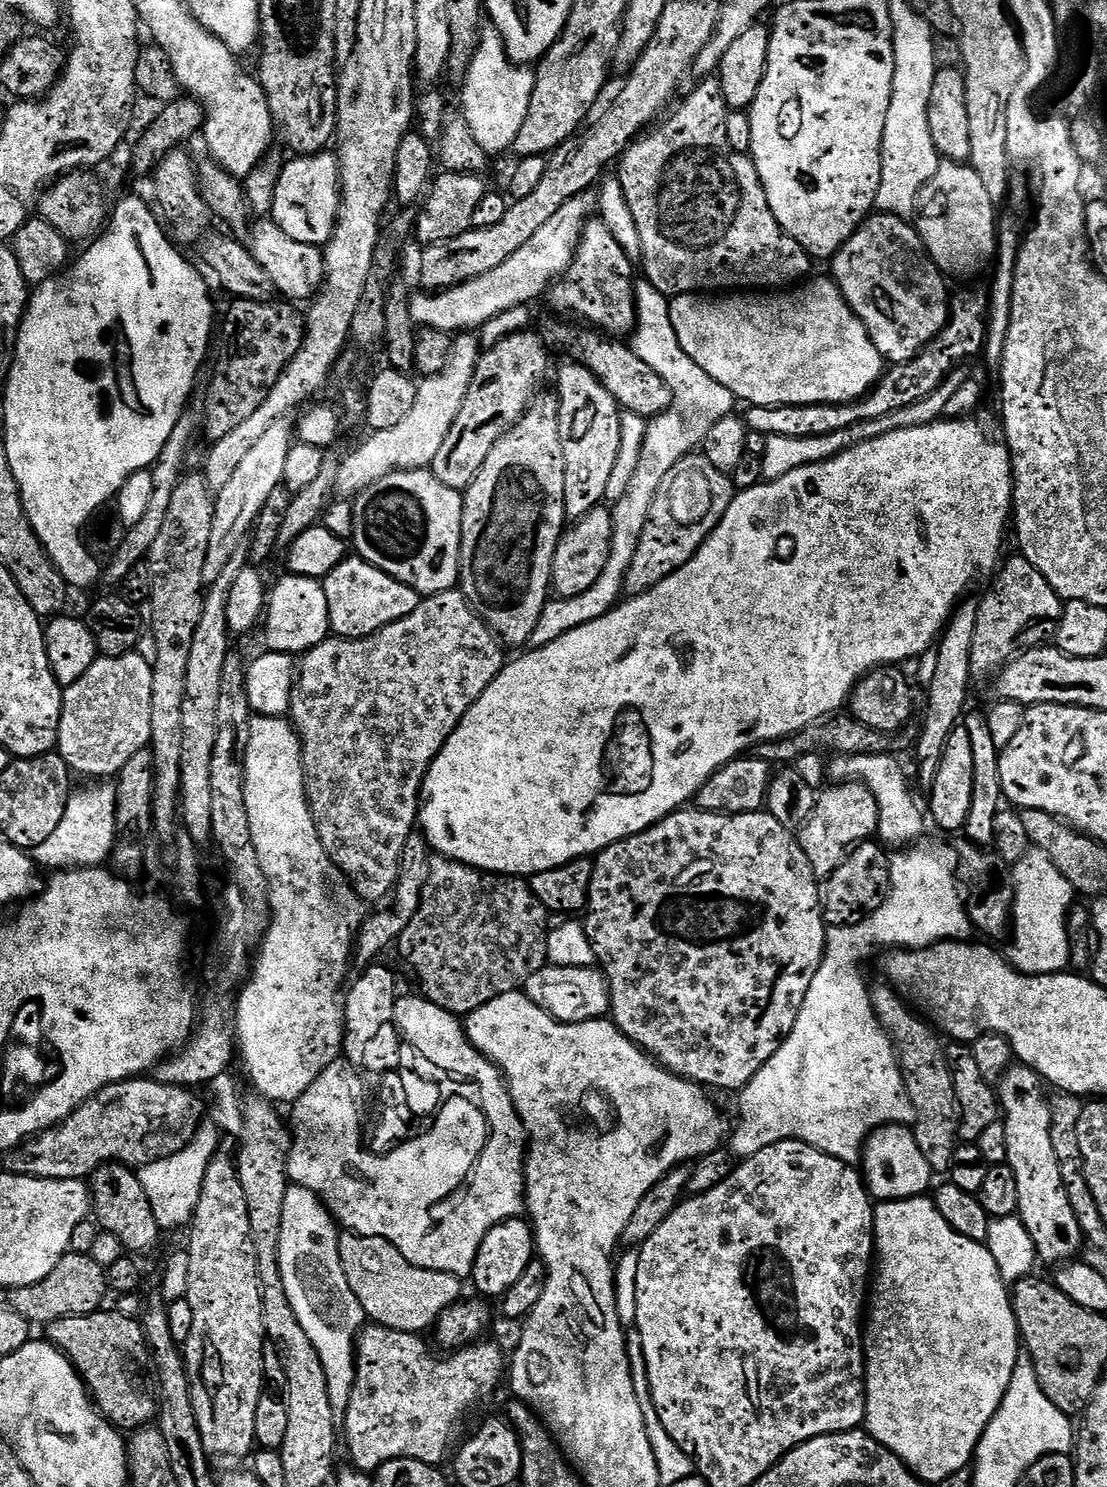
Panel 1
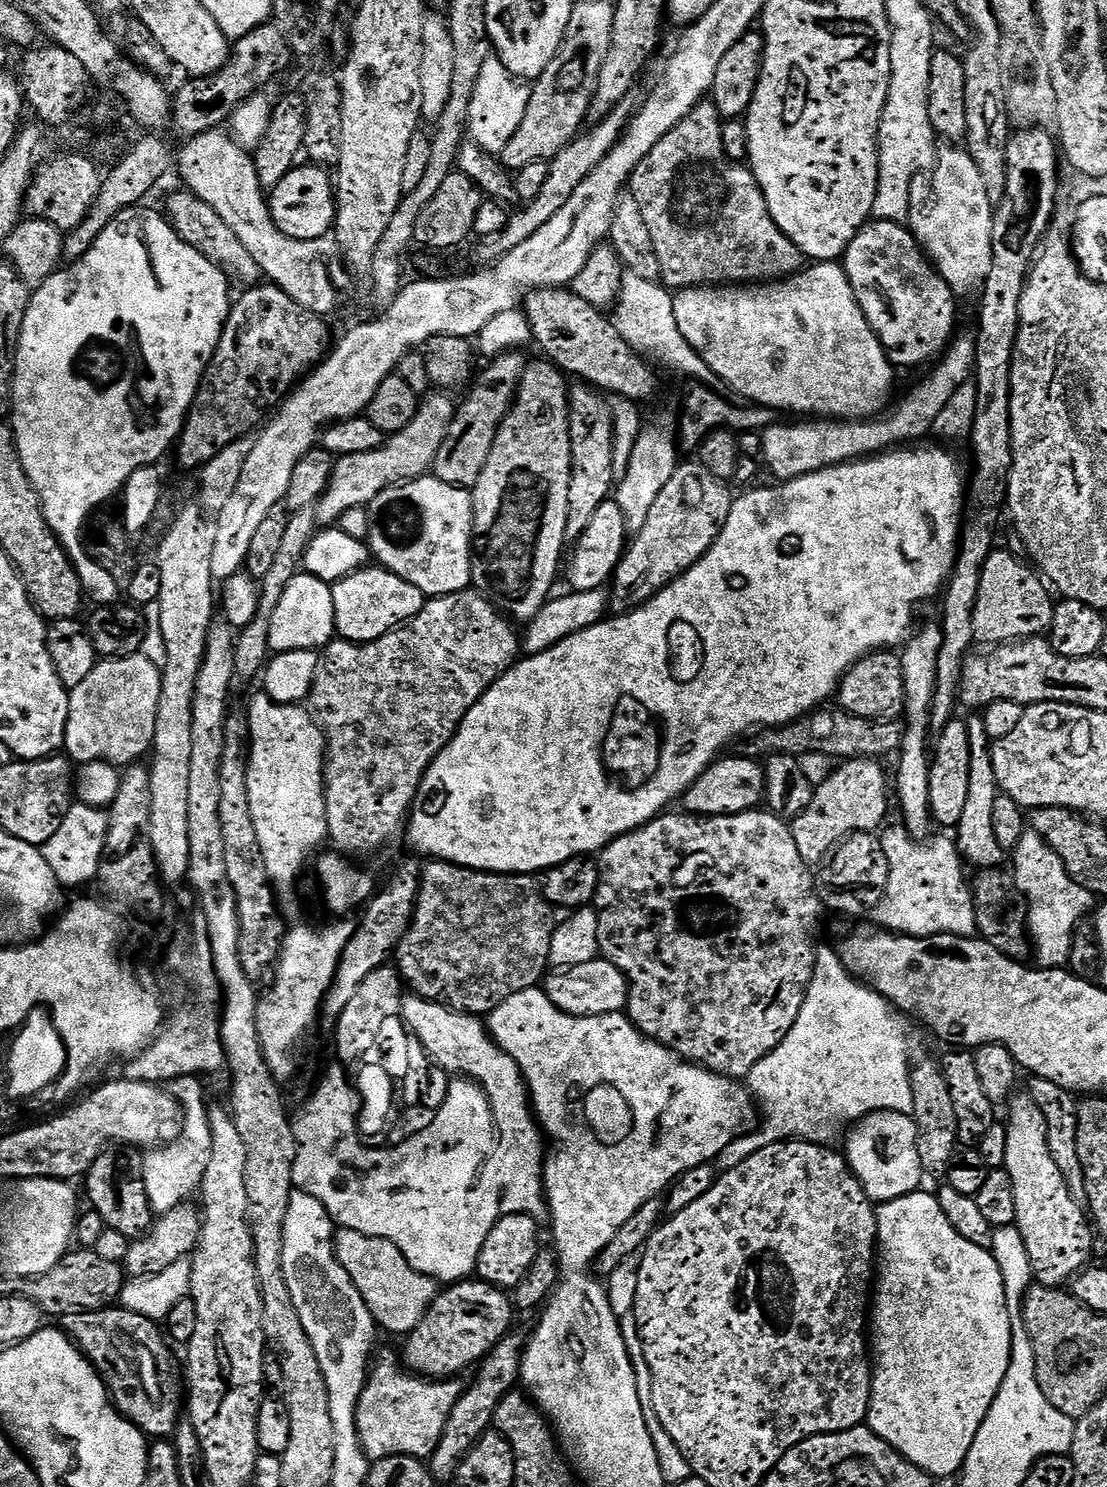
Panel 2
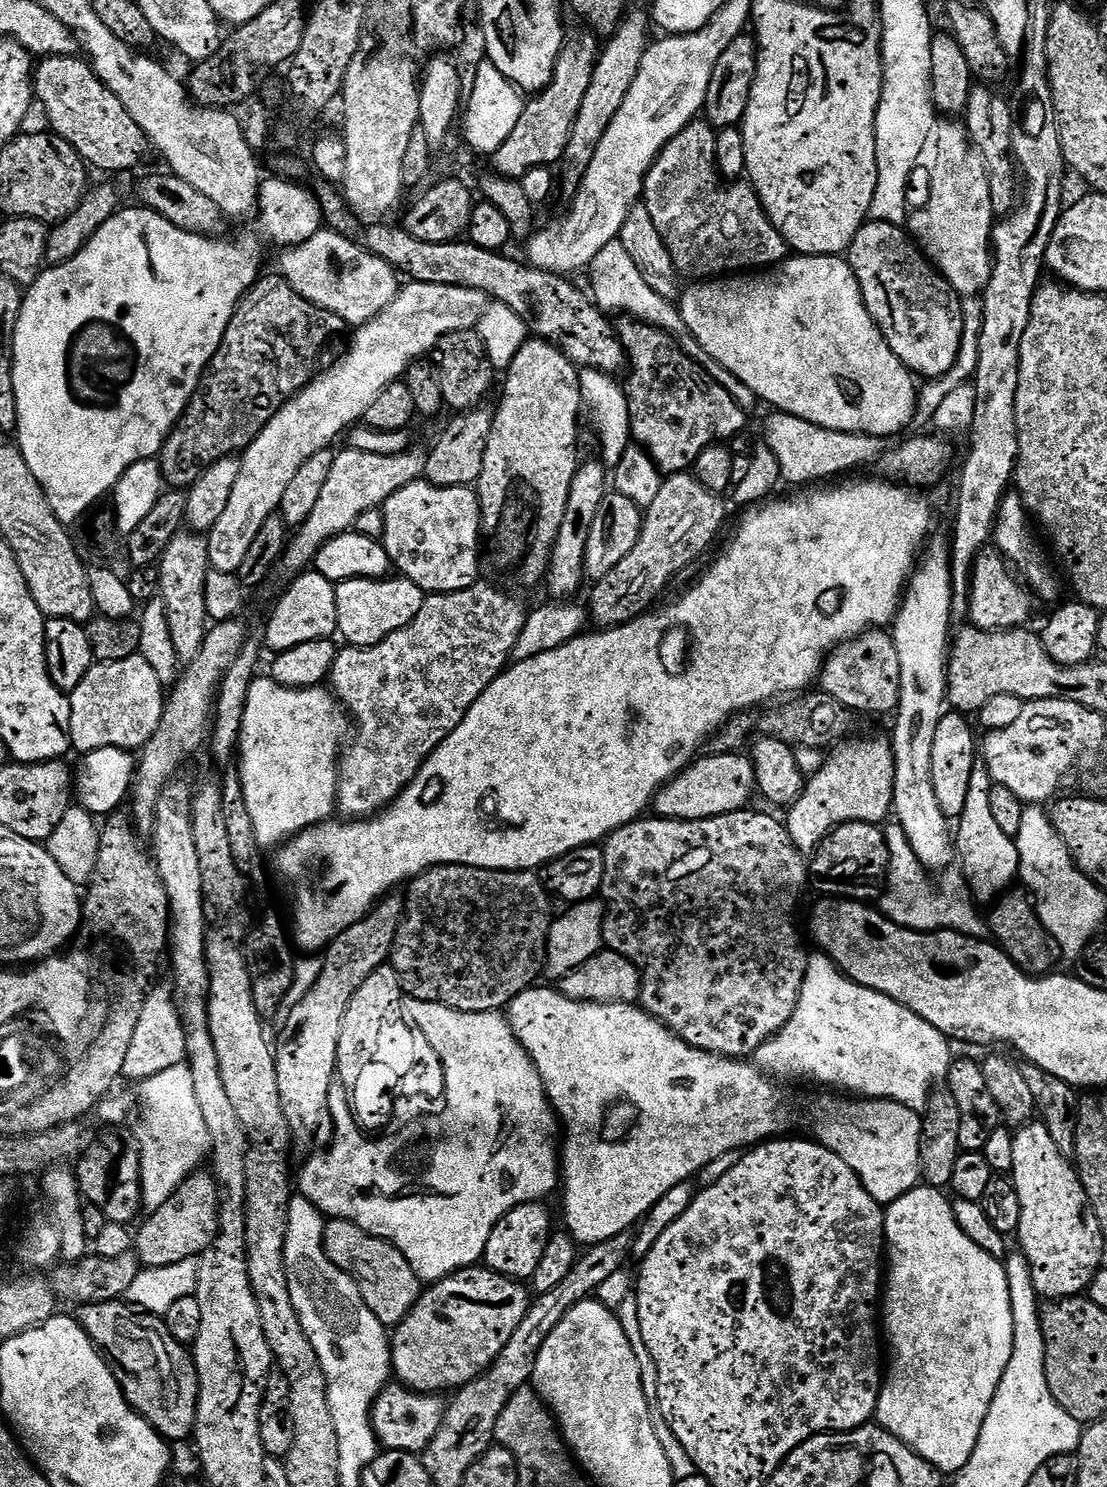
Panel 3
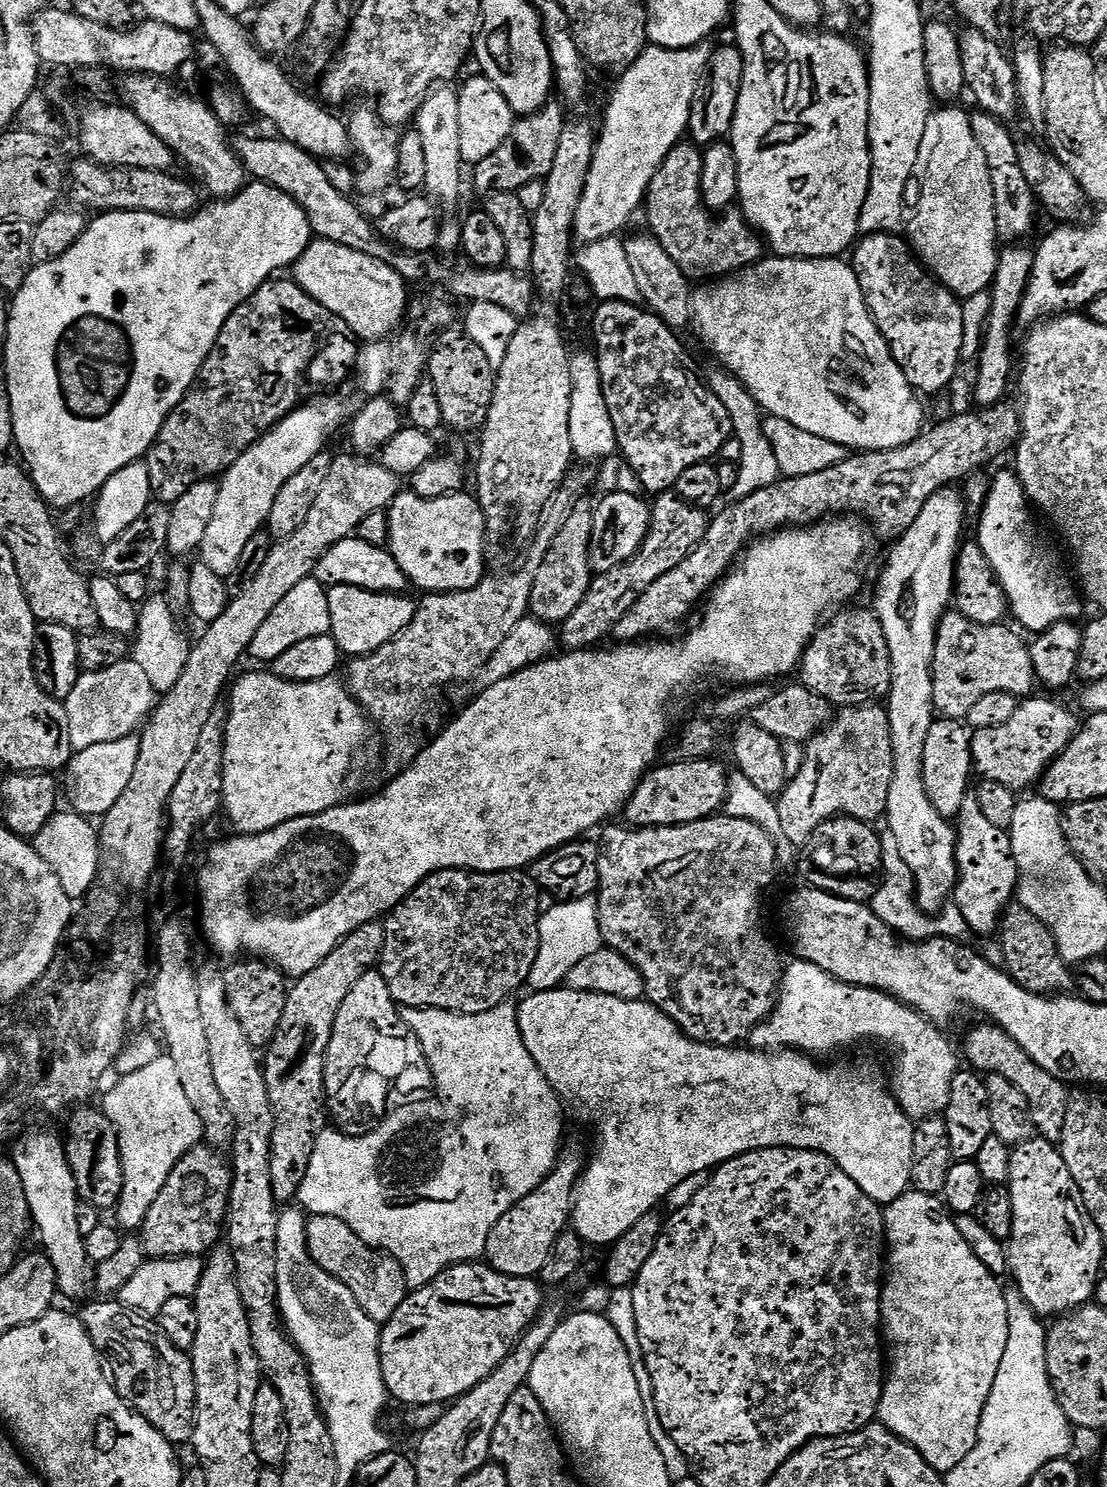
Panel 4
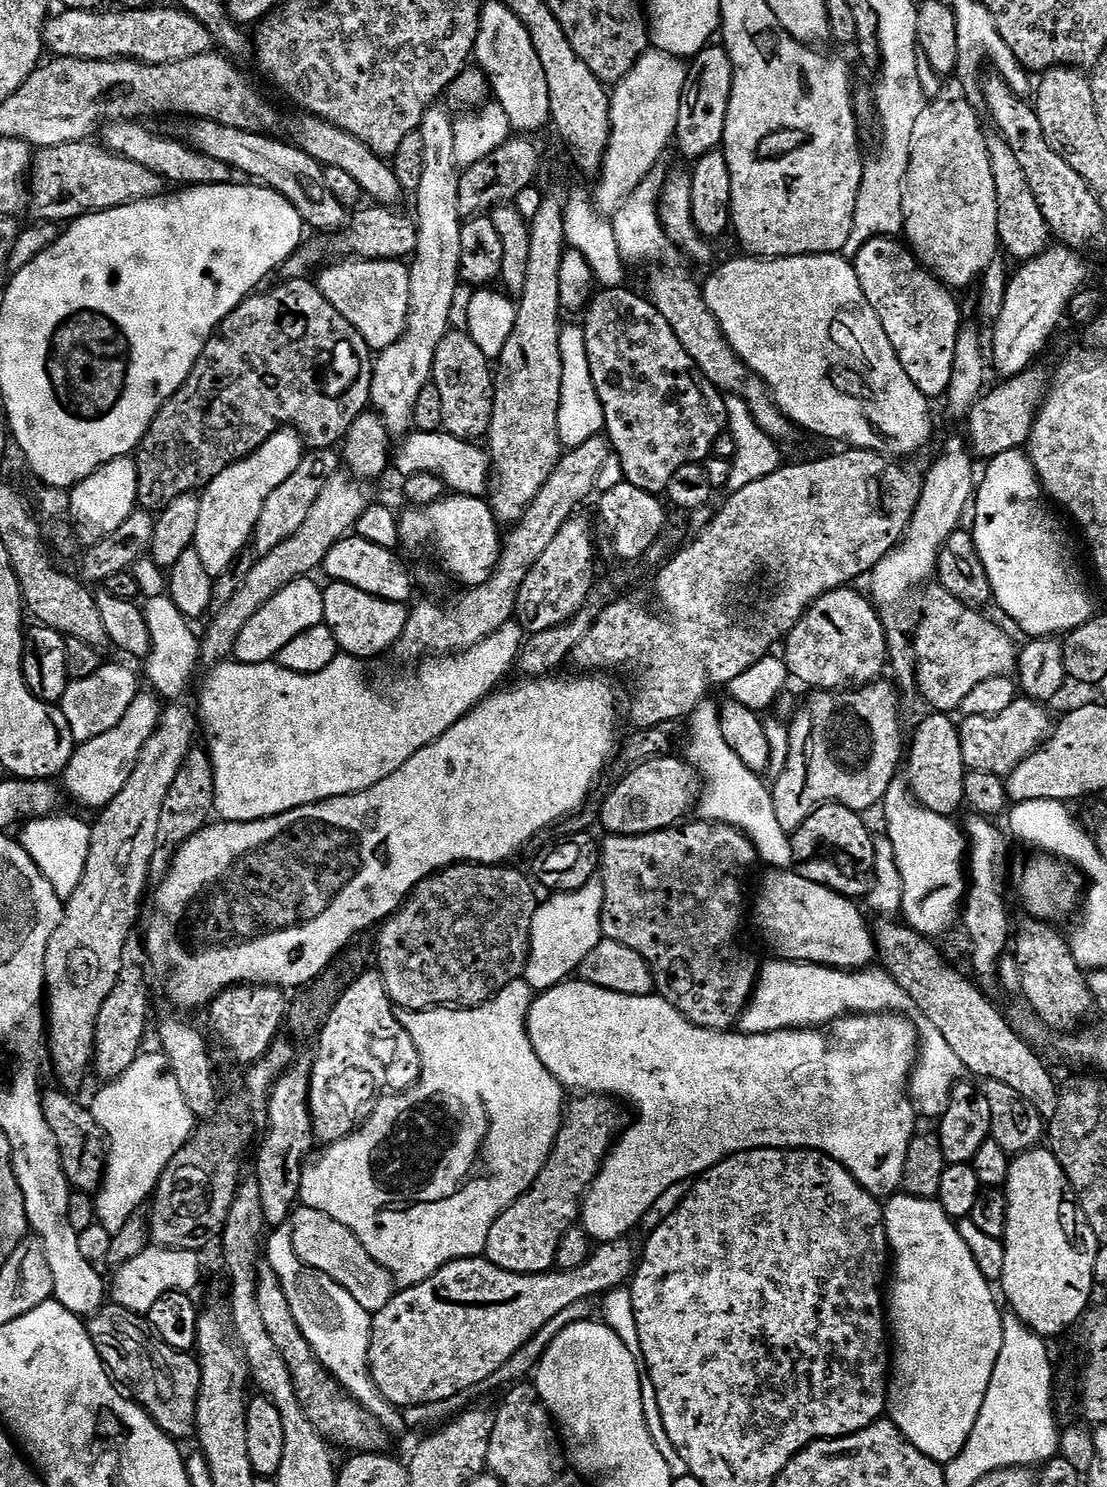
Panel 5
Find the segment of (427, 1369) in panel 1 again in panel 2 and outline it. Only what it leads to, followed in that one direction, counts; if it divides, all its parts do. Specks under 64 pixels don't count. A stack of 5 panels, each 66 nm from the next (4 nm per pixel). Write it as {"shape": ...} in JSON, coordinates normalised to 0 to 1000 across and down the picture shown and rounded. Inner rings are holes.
{"shape":[[[354,912],[342,915],[335,918],[322,946],[322,964],[330,978],[336,983],[350,979],[390,980],[420,931],[412,927],[378,925],[359,913],[359,915]]]}

